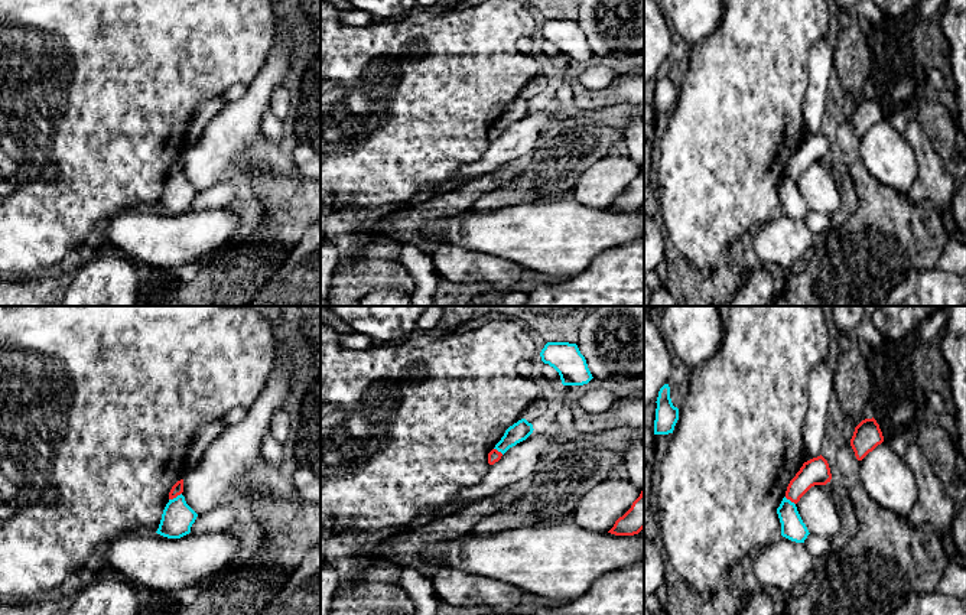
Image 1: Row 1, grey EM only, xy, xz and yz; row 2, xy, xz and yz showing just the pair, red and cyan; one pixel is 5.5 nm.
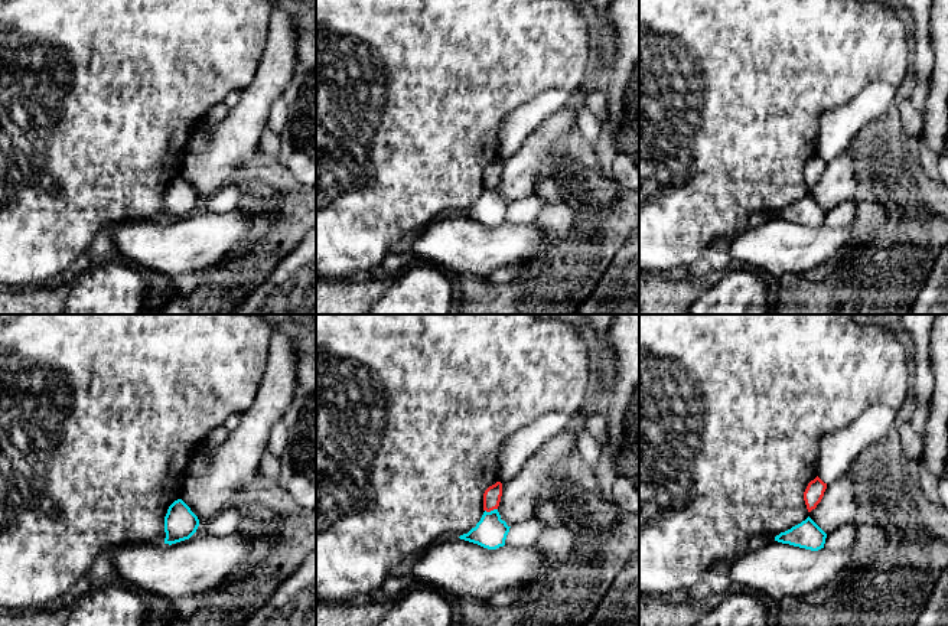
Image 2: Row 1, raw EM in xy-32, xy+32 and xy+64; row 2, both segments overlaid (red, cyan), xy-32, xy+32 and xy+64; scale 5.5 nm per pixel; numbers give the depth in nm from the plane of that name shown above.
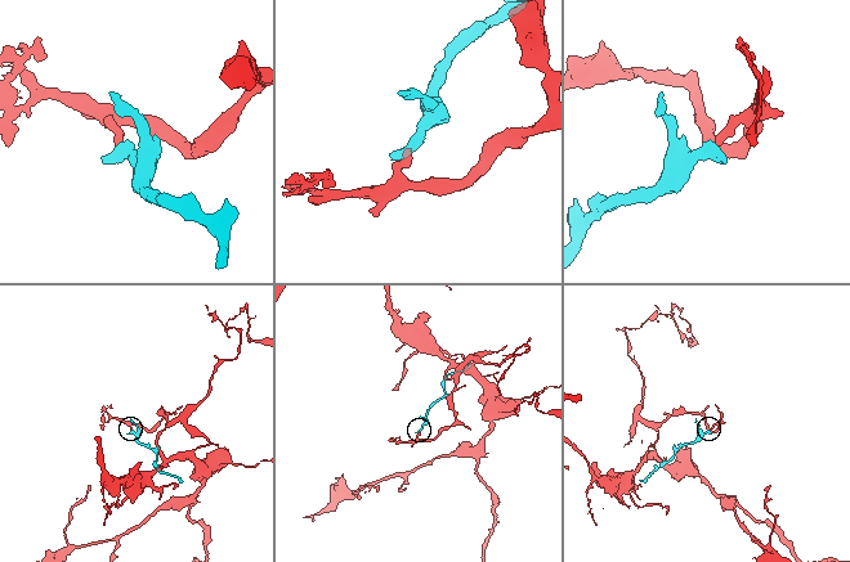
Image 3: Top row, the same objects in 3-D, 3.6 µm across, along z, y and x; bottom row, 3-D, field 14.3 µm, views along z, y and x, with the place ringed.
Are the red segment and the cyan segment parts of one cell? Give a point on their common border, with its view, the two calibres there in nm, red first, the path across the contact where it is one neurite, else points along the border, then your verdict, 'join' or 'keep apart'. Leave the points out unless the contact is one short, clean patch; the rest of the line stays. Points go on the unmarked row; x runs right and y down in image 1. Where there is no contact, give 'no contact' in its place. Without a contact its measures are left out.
xy (175, 173) | 70/180 nm | along xy (181, 169), (169, 176) | keep apart

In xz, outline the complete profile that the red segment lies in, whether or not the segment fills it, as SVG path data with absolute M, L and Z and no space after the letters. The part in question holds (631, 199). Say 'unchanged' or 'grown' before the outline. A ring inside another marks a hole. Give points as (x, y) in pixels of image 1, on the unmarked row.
unchanged; M644 167L632 179L631 185L619 193L608 208L615 212L634 212L644 205Z

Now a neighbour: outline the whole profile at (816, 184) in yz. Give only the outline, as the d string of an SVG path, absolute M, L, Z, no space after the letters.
M827 162L811 163L796 180L810 211L832 219L840 208L840 195Z

